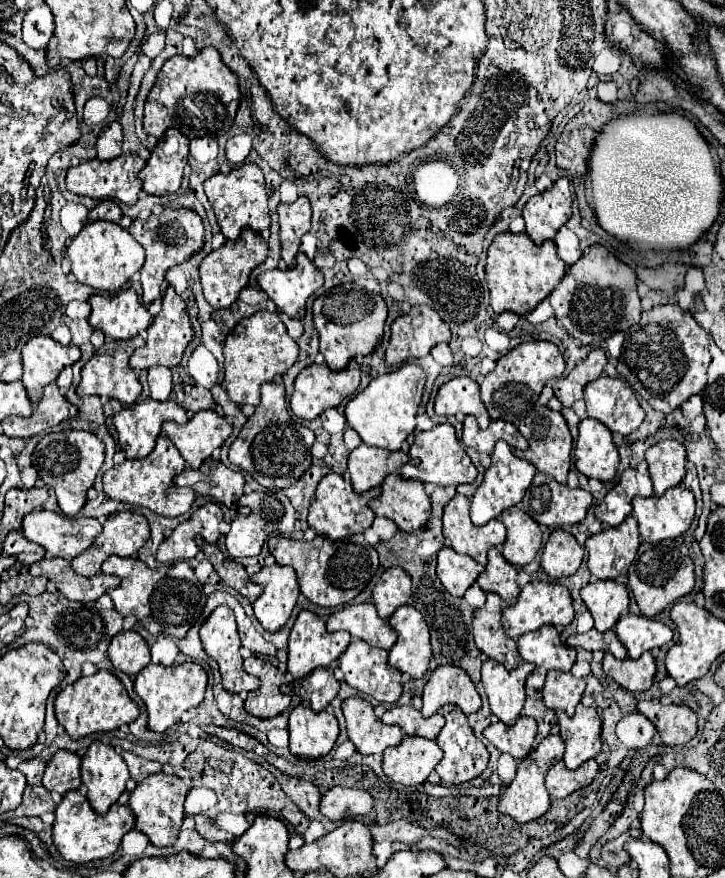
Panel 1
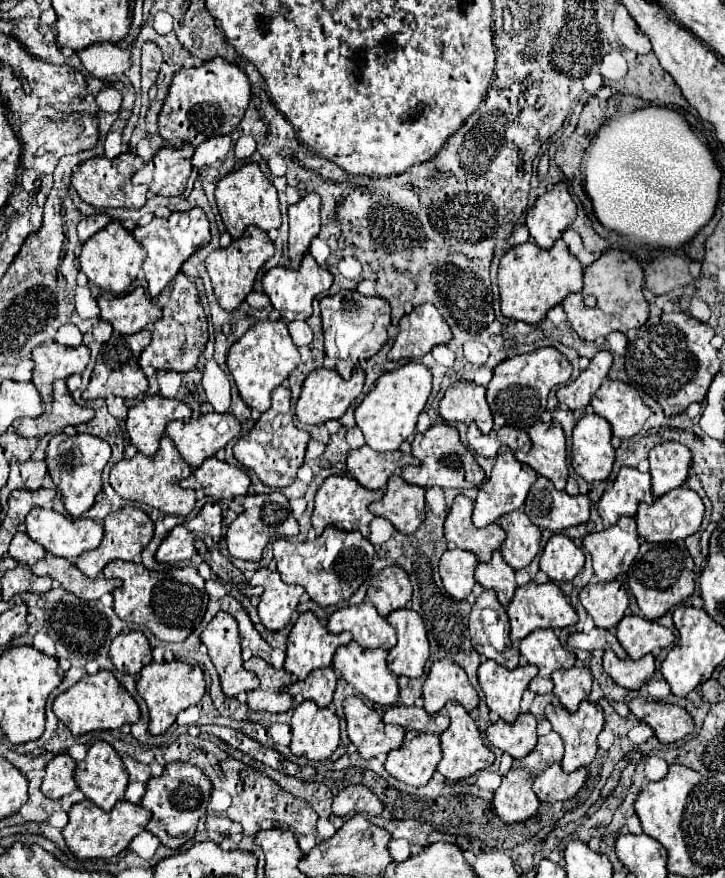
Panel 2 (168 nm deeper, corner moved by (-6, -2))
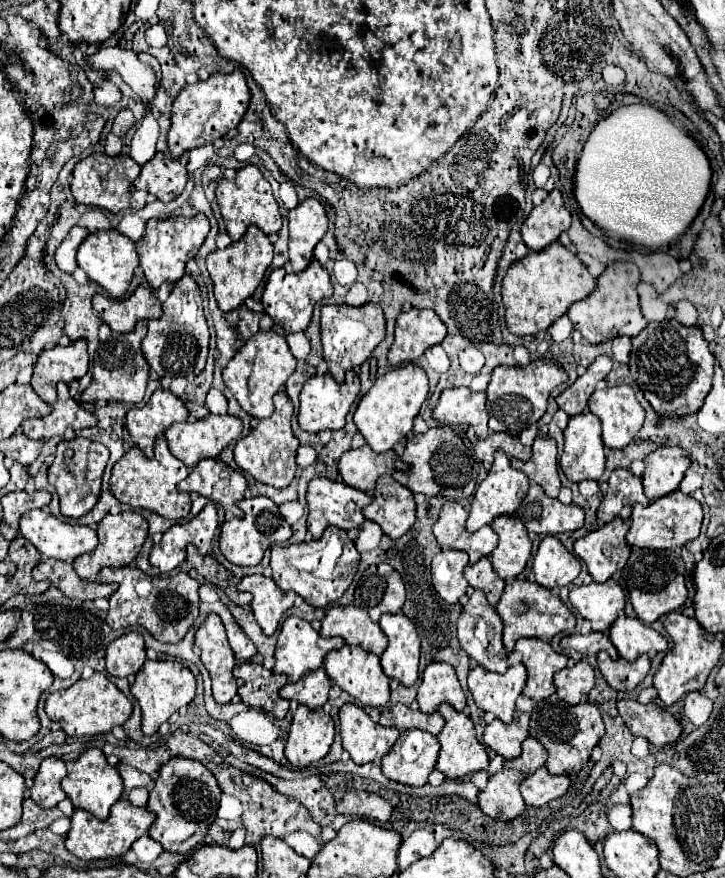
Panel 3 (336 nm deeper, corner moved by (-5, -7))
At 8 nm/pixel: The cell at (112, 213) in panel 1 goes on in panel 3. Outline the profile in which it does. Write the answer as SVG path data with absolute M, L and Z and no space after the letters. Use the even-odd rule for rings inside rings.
M73 227L69 231L69 235L63 239L63 243L59 245L57 253L55 253L55 261L57 261L57 267L61 267L63 271L67 273L73 273L77 263L75 263L75 253L79 249L79 245L83 243L83 239L89 235L89 229L85 227Z

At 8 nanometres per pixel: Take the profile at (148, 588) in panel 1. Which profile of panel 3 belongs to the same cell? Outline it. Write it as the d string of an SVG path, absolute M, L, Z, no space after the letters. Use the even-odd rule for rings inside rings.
M107 567L99 573L99 581L119 585L119 589L109 597L109 611L107 611L107 623L113 629L127 629L141 625L157 641L179 643L199 617L201 585L187 573L177 573L173 577L147 577L137 567L121 567L121 569Z

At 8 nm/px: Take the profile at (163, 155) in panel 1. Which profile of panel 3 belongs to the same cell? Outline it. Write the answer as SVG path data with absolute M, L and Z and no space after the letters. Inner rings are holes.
M157 153L151 161L141 167L139 177L133 181L133 191L145 189L163 203L173 201L185 189L187 159L187 153L179 159L169 159L167 155Z

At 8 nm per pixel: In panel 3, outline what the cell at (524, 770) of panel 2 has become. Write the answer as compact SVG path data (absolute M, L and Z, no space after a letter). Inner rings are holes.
M535 737L525 739L523 755L519 755L517 759L505 761L503 769L501 769L499 773L491 775L487 787L479 793L479 807L481 807L481 811L483 811L485 815L497 819L497 821L511 821L511 819L523 815L527 805L525 805L525 801L523 801L521 793L519 793L519 787L521 787L521 783L523 783L523 779L525 779L527 775L535 773L539 767L543 767L543 765L547 763L547 757L549 757L547 749L545 749L541 743L537 743Z

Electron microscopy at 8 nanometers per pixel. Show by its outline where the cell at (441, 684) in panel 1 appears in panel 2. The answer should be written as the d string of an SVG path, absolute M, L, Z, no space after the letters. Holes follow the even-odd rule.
M436 660L424 682L424 708L430 714L436 714L444 708L448 700L460 702L468 712L478 706L478 694L468 682L466 672L448 660Z

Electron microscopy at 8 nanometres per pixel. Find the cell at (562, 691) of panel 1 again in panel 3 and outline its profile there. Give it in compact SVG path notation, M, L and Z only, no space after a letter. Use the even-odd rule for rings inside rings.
M579 661L573 667L565 667L555 675L557 697L569 705L579 705L581 697L587 695L593 685L595 673L587 661Z

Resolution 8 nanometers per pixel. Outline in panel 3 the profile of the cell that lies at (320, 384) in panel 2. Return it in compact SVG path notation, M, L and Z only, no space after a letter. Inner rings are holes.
M355 371L347 373L347 379L343 385L335 383L335 379L329 373L313 375L301 391L301 407L299 407L299 415L297 415L299 427L303 431L311 431L311 433L319 433L325 429L331 429L331 431L341 429L345 425L345 417L347 417L353 401L357 399L357 395L359 395L359 375Z

